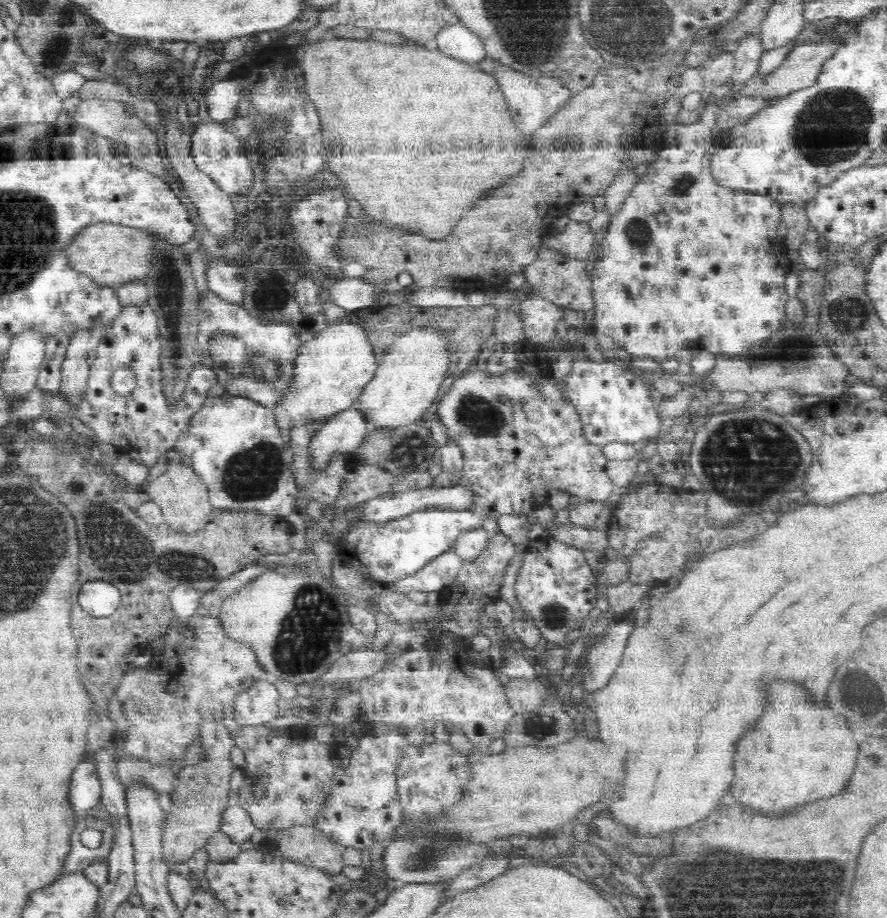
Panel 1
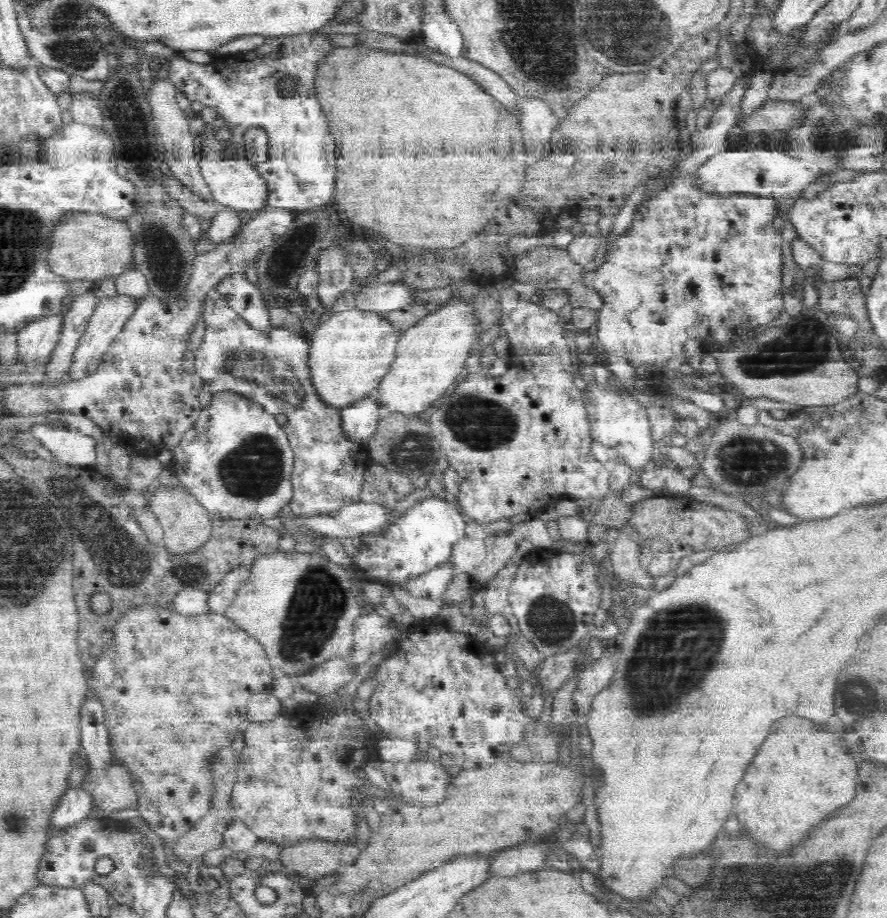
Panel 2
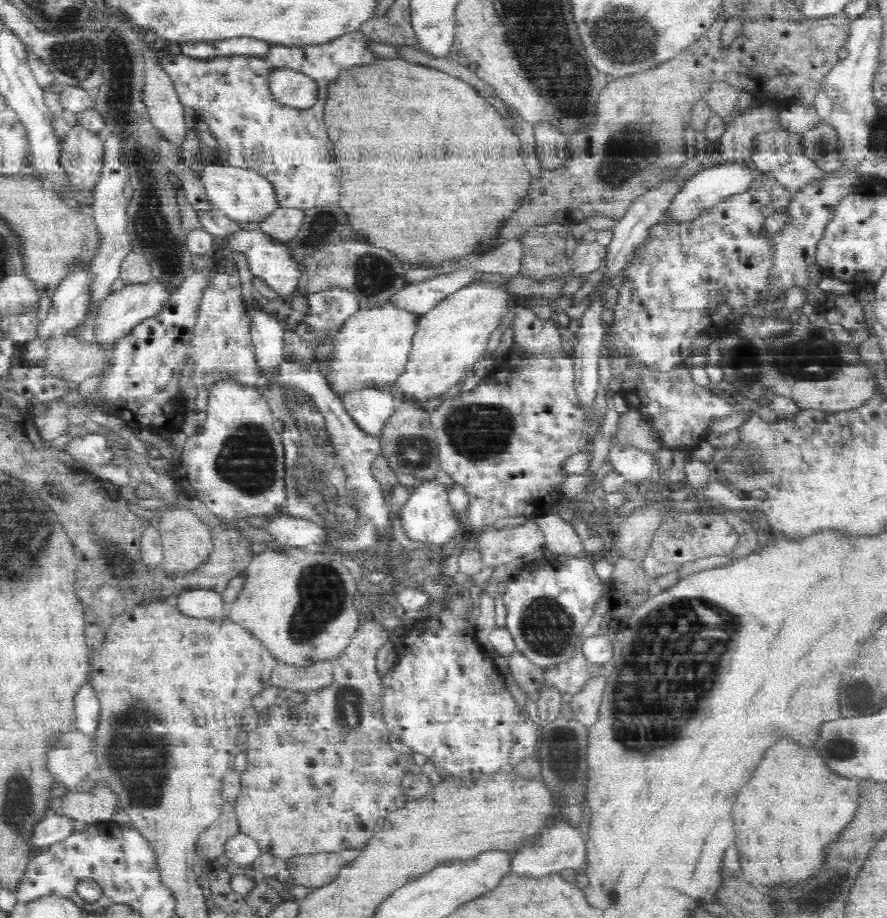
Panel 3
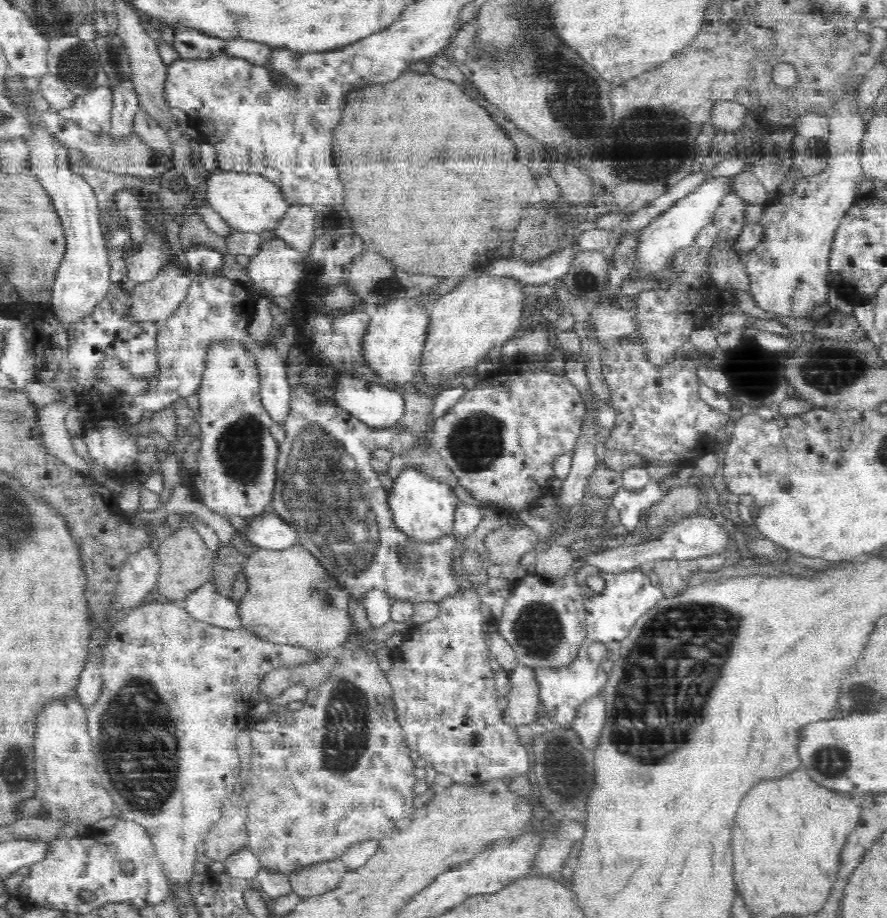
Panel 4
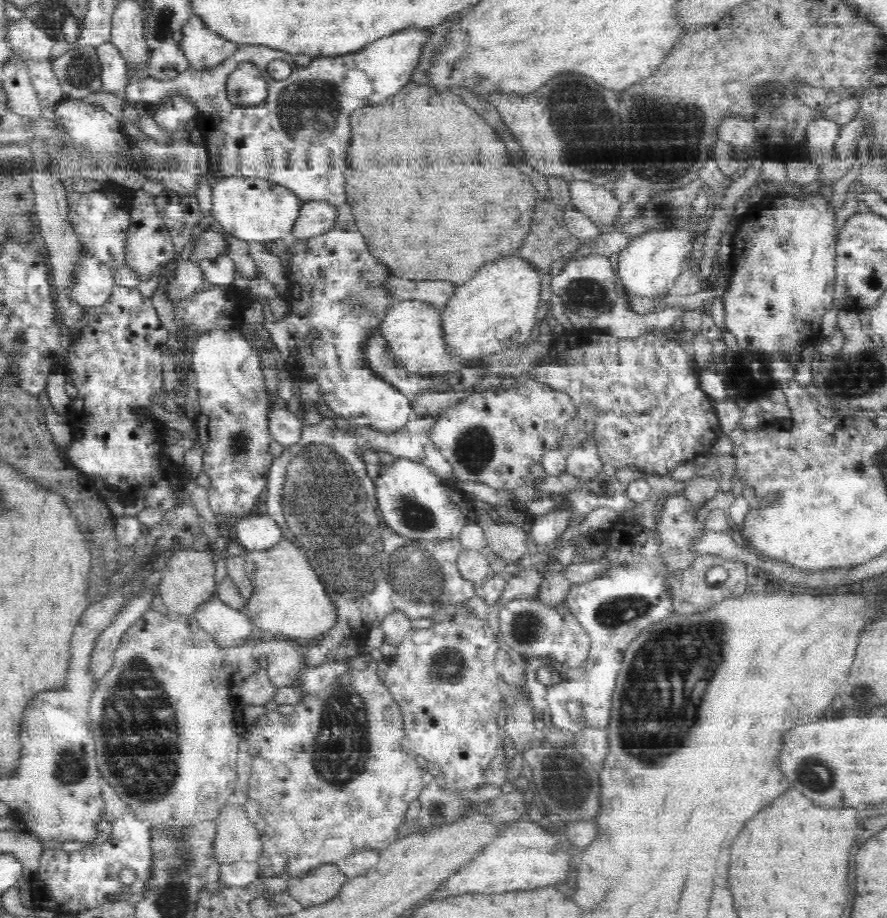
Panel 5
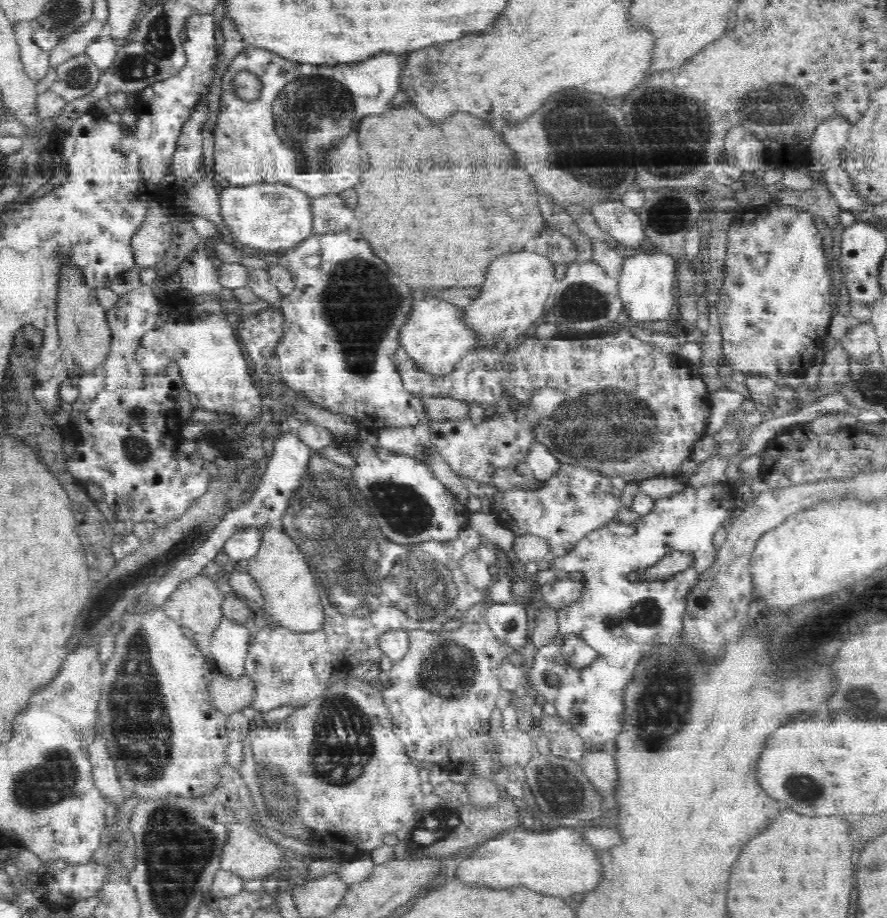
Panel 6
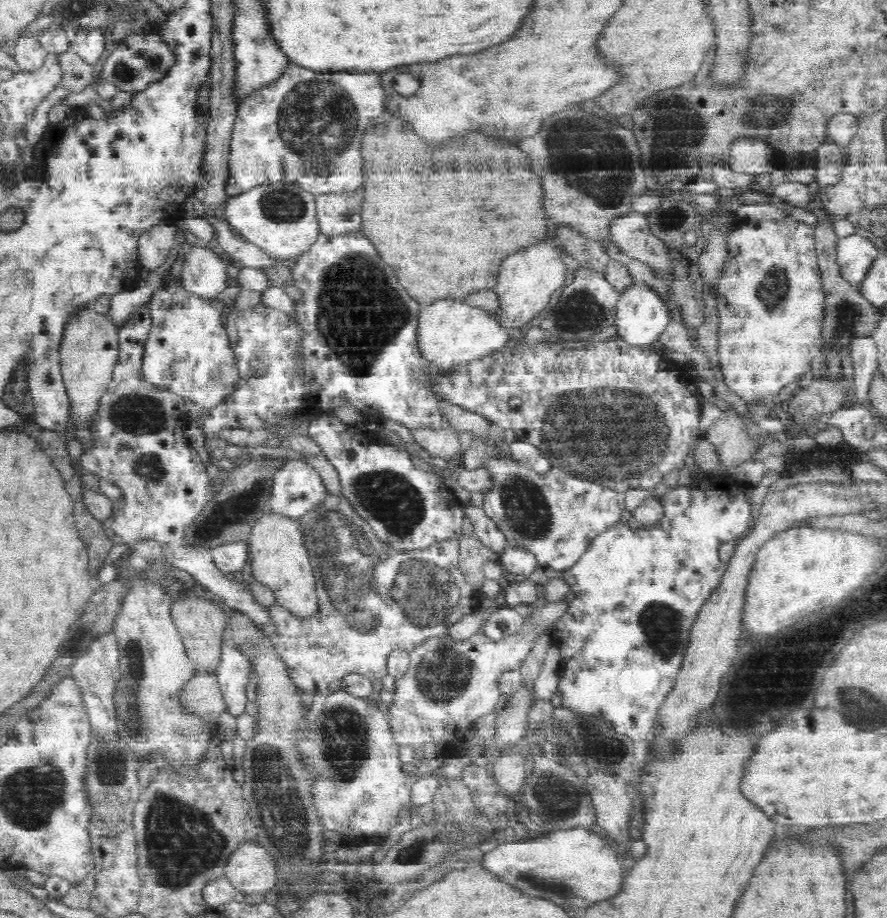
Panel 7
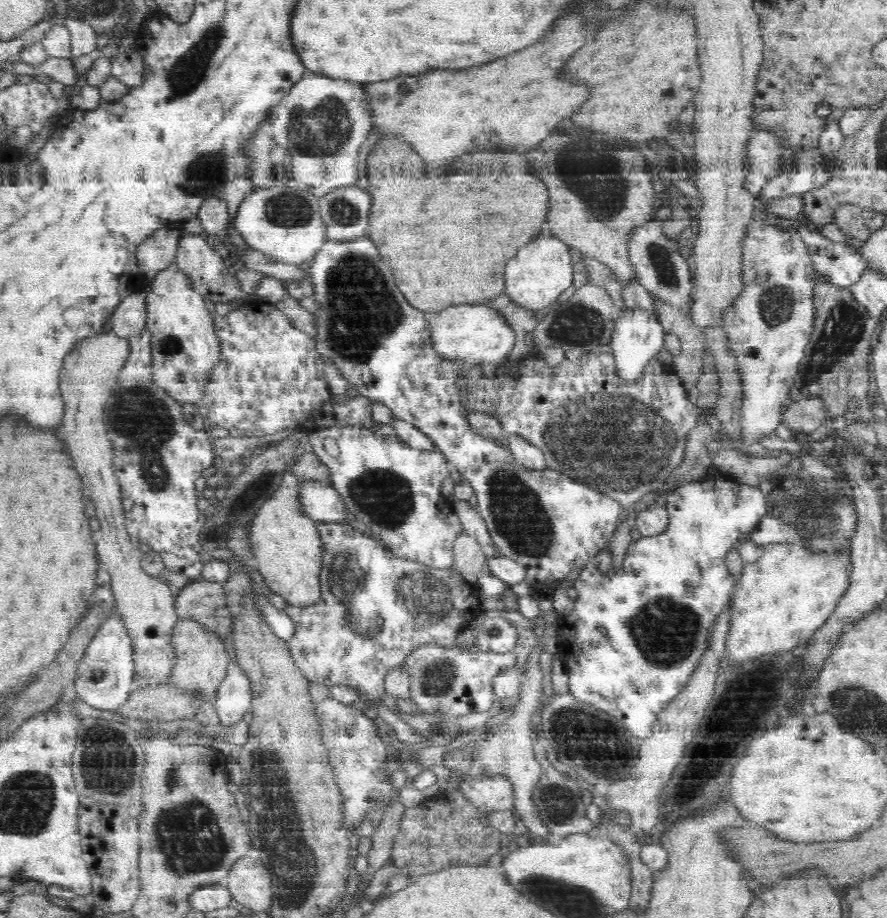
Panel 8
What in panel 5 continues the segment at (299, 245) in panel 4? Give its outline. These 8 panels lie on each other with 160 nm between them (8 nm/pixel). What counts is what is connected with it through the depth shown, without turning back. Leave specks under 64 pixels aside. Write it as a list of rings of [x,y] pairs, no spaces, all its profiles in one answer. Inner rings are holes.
[[[310,201],[300,206],[293,230],[287,239],[292,243],[304,243],[334,228],[338,209],[326,202]]]

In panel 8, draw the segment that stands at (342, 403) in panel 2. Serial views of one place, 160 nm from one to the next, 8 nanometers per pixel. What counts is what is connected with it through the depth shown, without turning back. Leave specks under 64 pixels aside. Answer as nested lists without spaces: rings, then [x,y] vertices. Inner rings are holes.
[[[484,303],[446,306],[436,313],[427,314],[426,321],[428,321],[428,338],[432,343],[432,349],[446,361],[467,364],[492,361],[504,364],[504,358],[515,345],[514,331],[508,327],[502,315],[492,308],[487,308]]]

